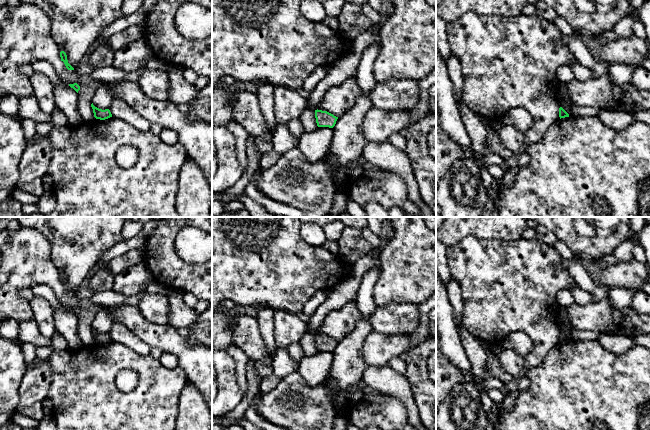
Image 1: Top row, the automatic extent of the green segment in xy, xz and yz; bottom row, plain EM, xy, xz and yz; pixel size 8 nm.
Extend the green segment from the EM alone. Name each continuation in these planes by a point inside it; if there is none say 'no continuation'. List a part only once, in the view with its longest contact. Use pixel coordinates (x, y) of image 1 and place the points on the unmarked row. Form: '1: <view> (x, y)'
no continuation

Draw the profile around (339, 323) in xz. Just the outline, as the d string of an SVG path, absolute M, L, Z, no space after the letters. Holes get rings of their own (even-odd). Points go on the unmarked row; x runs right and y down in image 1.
M356 299L338 310L331 311L319 327L318 334L327 335L336 341L351 333L361 318Z

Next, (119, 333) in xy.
M113 323L109 334L113 341L127 346L142 356L150 354L151 347L121 323Z

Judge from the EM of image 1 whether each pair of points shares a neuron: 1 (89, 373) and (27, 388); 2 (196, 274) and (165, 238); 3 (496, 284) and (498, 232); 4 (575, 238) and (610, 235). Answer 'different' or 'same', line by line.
1: different
2: same
3: different
4: same

